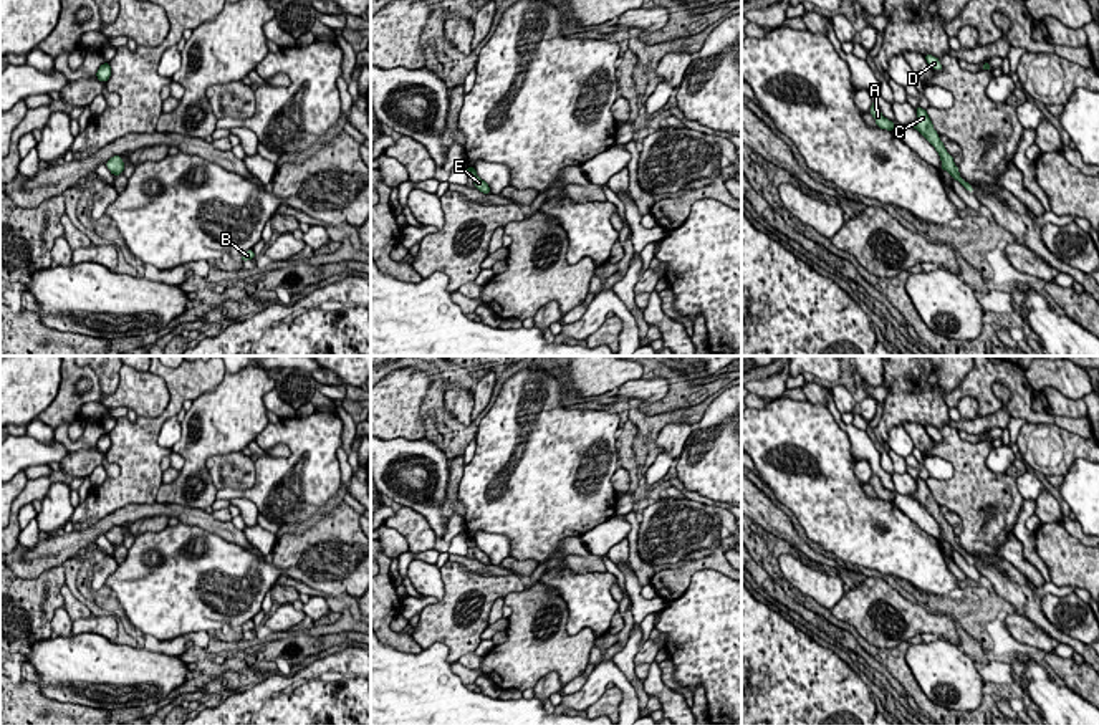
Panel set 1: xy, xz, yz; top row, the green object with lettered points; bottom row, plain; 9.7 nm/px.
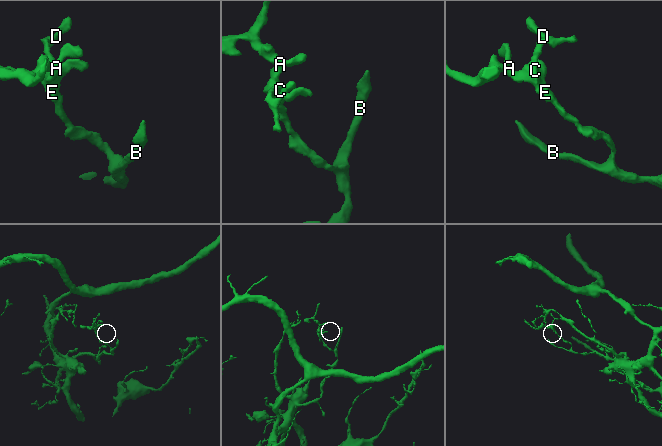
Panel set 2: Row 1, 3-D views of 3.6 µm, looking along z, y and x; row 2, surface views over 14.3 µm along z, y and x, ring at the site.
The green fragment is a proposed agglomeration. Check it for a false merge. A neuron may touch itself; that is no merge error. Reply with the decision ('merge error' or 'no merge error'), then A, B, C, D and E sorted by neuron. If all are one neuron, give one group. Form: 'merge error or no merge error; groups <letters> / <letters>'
no merge error; groups A B C D E

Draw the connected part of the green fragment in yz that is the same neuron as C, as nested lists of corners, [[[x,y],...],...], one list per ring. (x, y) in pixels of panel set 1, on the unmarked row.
[[[917,477],[915,482],[917,482],[917,490],[910,497],[917,500],[935,518],[942,531],[942,541],[947,541],[955,551],[958,551],[968,563],[973,564],[972,555],[965,553],[960,548],[958,538],[955,536],[953,528],[947,523],[937,502],[933,500],[933,495],[927,482],[922,480],[920,477]]]

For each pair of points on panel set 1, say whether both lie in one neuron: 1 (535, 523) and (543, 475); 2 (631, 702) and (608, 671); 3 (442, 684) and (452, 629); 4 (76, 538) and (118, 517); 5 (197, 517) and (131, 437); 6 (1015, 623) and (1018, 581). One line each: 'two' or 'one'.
1: one
2: one
3: two
4: one
5: two
6: two

